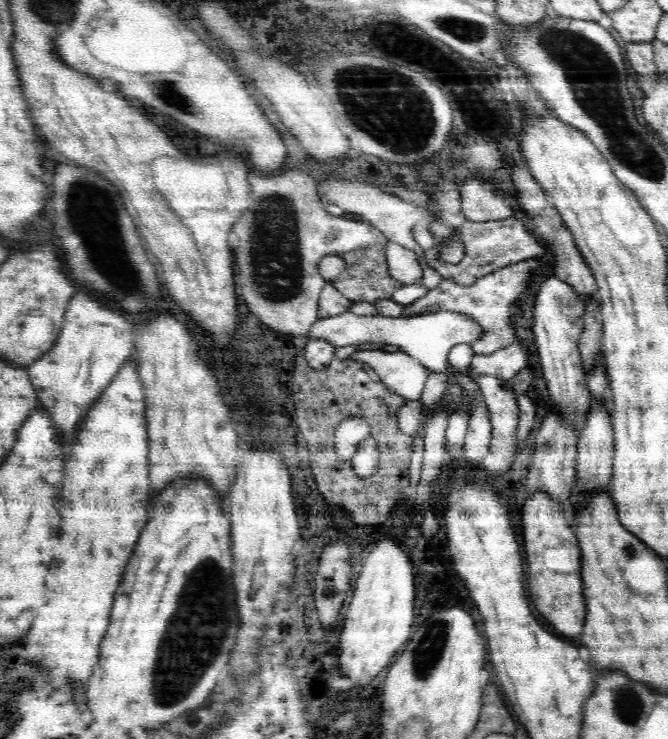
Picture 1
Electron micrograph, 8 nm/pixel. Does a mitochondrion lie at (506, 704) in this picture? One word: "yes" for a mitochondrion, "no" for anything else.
no

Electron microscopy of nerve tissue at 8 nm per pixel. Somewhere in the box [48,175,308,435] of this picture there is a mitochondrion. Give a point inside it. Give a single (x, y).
(276, 254)

